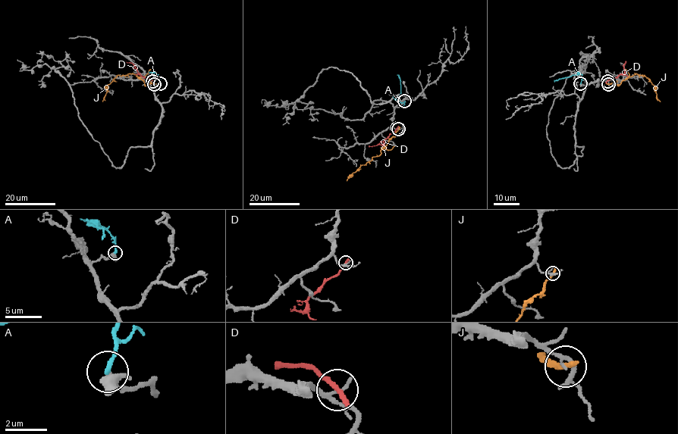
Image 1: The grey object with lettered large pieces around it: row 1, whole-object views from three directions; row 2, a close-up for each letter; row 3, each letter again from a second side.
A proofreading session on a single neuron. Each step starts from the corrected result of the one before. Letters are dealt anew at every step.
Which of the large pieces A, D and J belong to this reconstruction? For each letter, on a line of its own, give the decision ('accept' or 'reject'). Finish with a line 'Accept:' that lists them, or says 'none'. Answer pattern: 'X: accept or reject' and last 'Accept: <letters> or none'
A: reject
D: reject
J: reject
Accept: none

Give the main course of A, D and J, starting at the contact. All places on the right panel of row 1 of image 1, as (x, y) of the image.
A: (581, 83), (581, 74), (554, 82)
D: (607, 81), (624, 73), (626, 60)
J: (608, 84), (619, 84), (635, 74), (645, 75), (654, 86), (657, 98), (660, 101)

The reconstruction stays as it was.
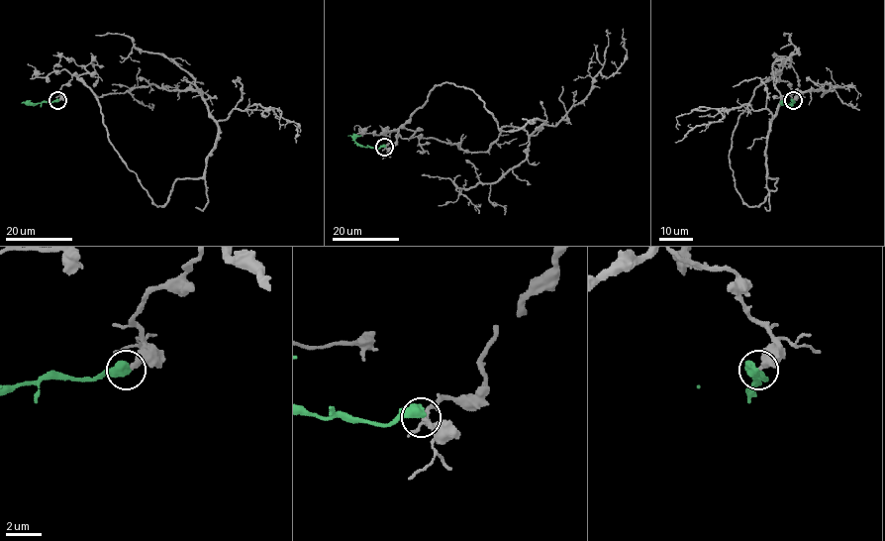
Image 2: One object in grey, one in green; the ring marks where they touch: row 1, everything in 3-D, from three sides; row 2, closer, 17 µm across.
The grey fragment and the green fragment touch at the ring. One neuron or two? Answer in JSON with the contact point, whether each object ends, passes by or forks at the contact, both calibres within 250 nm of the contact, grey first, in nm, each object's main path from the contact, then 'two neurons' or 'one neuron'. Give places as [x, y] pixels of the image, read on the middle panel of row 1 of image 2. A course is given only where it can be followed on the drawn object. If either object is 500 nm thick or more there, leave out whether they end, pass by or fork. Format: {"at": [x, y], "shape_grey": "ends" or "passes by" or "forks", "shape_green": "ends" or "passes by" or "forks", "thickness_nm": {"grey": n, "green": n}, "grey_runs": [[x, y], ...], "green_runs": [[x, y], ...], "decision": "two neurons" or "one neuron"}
{"at": [384, 147], "thickness_nm": {"grey": 280, "green": 600}, "grey_runs": [[385, 147], [444, 82], [470, 88], [498, 130], [544, 122], [530, 135], [503, 127], [483, 152], [422, 138]], "green_runs": [[384, 147], [360, 146], [347, 136]], "decision": "one neuron"}

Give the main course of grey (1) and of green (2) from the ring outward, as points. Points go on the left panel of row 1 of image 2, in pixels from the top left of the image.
1: (58, 100), (72, 75), (90, 89), (156, 206), (203, 176), (218, 123), (195, 80), (95, 35)
2: (57, 100), (21, 103)

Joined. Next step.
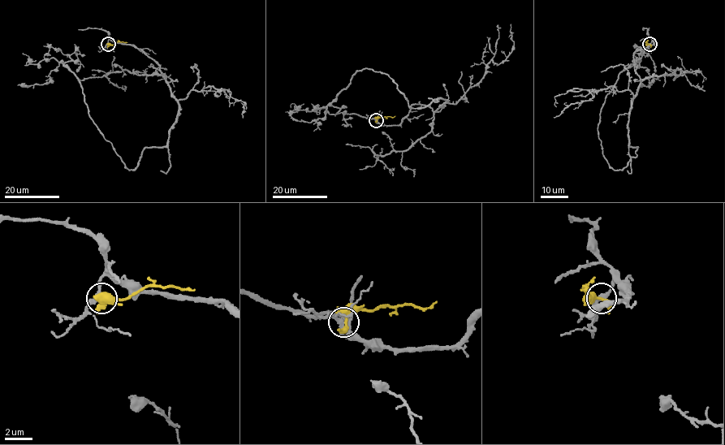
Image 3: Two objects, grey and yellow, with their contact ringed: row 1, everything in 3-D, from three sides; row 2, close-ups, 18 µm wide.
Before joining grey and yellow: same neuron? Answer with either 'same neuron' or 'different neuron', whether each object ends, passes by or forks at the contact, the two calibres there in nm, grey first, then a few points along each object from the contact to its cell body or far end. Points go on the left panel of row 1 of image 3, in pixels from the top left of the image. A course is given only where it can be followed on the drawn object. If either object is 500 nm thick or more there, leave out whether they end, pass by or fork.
different neuron; grey passes by; yellow forks; calibres 300 and 340 nm; course grey (108, 44), (151, 58), (179, 105), (168, 143), (146, 147), (134, 169), (70, 69), (17, 85); course yellow (109, 44), (127, 42)

